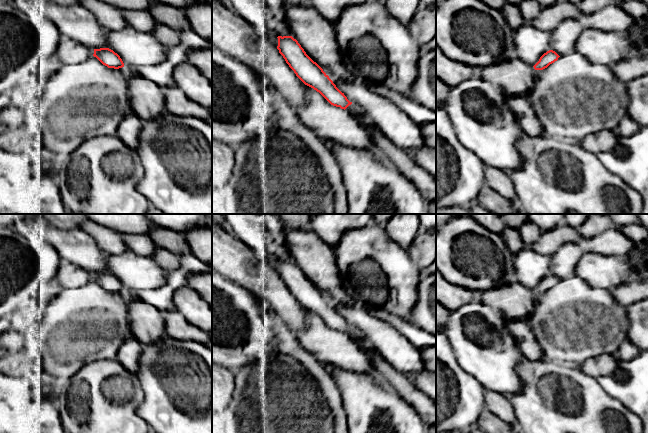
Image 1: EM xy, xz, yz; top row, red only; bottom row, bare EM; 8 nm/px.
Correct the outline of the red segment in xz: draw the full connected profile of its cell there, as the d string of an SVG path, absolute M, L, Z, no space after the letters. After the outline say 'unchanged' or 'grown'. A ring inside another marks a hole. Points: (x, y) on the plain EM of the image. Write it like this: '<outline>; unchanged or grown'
M278 260L277 273L296 300L319 316L331 329L340 331L363 347L376 370L398 394L420 415L427 426L436 425L436 401L419 391L407 378L396 371L361 335L350 326L323 293L314 286L292 260Z; grown

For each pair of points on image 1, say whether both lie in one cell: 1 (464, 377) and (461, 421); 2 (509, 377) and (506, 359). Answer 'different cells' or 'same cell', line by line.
1: same cell
2: same cell

